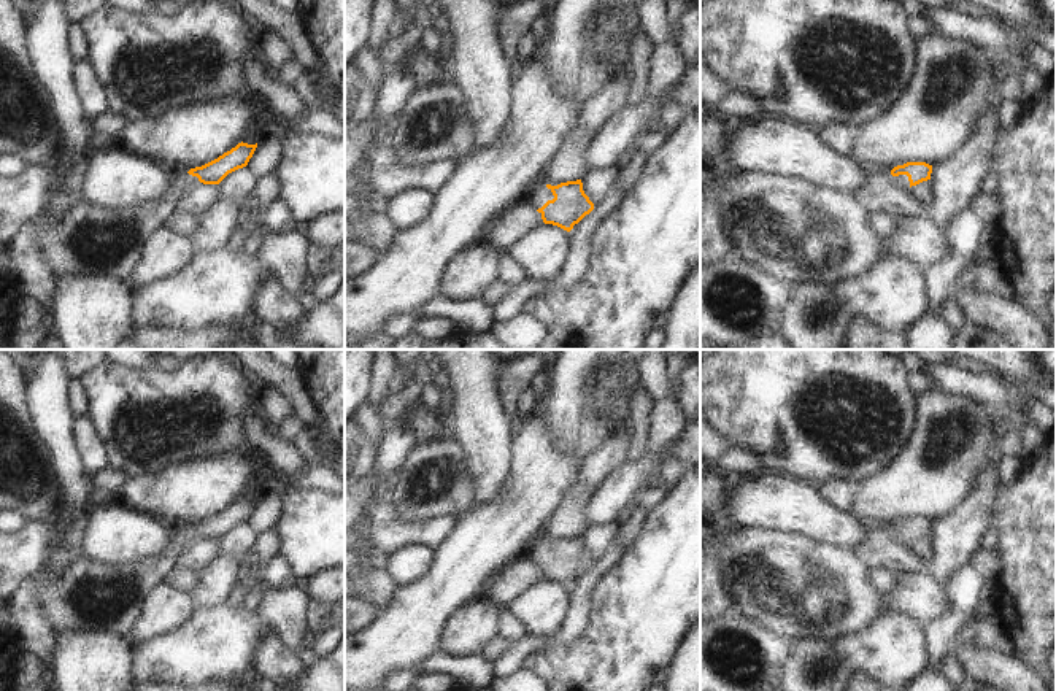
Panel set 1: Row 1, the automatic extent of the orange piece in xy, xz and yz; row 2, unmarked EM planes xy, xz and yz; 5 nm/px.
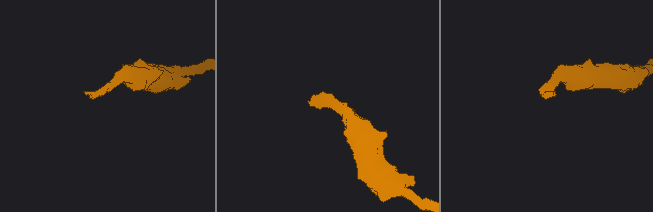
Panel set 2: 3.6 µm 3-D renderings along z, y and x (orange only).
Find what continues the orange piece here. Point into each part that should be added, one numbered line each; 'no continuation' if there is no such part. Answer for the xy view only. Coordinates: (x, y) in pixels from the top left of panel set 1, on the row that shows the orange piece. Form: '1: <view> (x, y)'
1: xy (86, 240)

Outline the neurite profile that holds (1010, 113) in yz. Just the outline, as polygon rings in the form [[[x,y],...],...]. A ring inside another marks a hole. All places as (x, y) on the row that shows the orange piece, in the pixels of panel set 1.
[[[1002,102],[999,106],[1000,125],[1010,127],[1015,125],[1024,111],[1021,103]]]

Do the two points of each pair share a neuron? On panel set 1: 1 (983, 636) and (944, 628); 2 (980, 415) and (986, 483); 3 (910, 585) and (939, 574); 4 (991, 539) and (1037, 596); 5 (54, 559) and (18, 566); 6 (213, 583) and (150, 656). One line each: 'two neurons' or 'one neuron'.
1: two neurons
2: two neurons
3: two neurons
4: two neurons
5: two neurons
6: two neurons

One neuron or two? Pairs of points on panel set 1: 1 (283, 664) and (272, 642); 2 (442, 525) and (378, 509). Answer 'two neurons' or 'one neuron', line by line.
1: one neuron
2: one neuron

